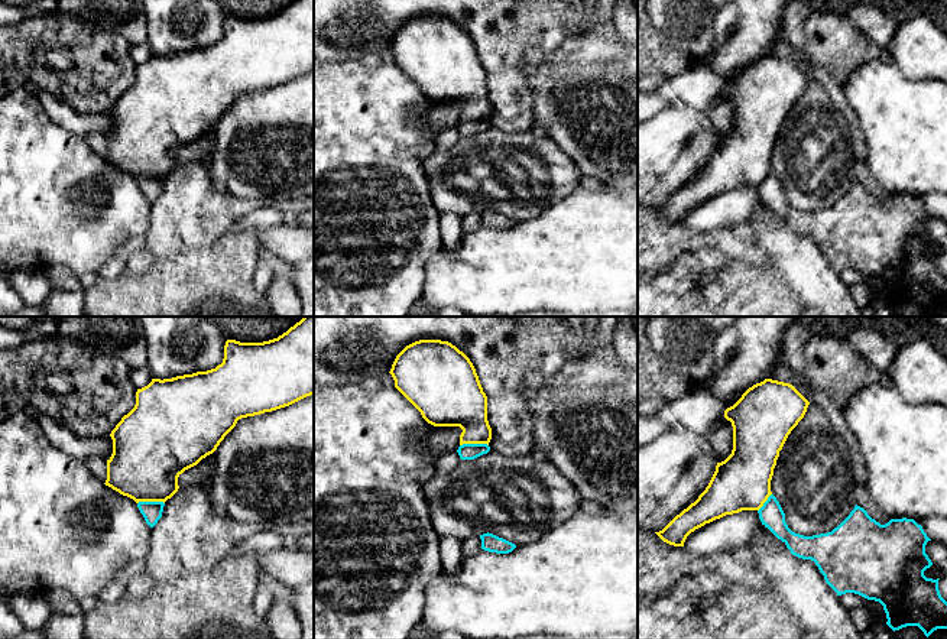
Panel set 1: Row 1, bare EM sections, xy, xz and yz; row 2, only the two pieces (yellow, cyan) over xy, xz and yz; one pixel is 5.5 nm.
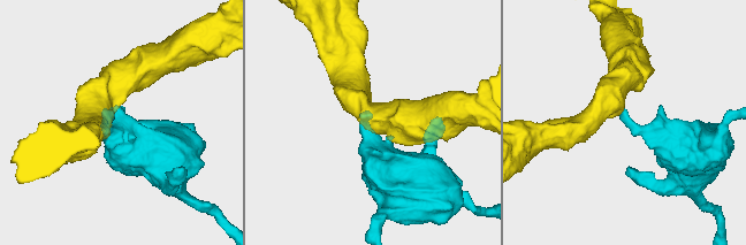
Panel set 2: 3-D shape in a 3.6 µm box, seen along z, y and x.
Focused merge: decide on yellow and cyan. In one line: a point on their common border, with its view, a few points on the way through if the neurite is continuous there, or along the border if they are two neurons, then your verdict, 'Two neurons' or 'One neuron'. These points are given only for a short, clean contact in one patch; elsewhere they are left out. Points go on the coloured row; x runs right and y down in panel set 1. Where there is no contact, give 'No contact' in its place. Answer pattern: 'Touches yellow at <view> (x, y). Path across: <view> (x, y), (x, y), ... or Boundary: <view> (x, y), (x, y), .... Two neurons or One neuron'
Touches yellow at xz (473, 443). Boundary: xz (487, 444), (460, 445). Two neurons

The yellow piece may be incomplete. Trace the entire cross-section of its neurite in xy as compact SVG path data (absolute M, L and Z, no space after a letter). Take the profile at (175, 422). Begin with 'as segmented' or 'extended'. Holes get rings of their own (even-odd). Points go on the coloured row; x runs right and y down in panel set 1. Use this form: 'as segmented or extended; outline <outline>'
as segmented; outline M304 317L299 322L291 327L286 333L278 338L263 341L263 343L240 343L236 340L227 340L224 346L223 363L215 369L207 372L197 372L192 374L176 376L172 379L152 379L152 382L137 389L134 408L121 418L121 421L111 431L110 437L113 439L113 454L107 460L107 480L106 486L119 492L123 496L139 502L166 502L179 489L178 477L188 468L197 466L202 458L213 454L224 437L236 426L237 421L247 416L260 415L265 412L272 412L285 406L289 406L307 396L314 395L314 317Z

